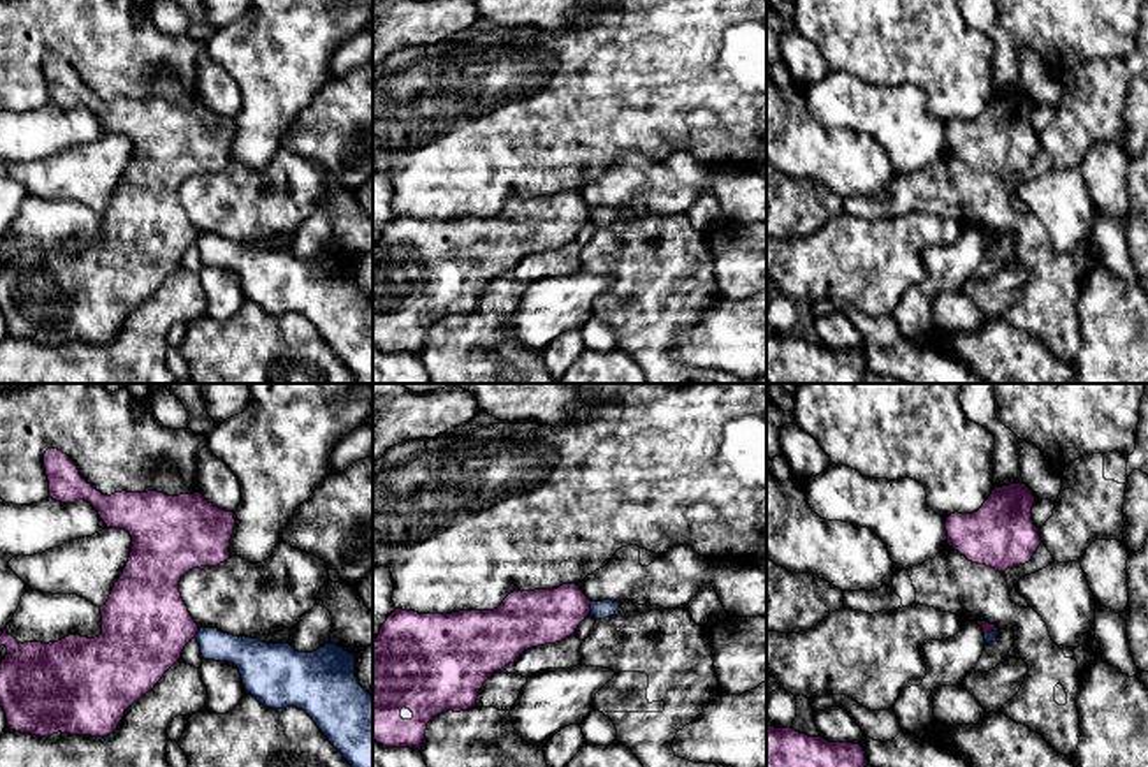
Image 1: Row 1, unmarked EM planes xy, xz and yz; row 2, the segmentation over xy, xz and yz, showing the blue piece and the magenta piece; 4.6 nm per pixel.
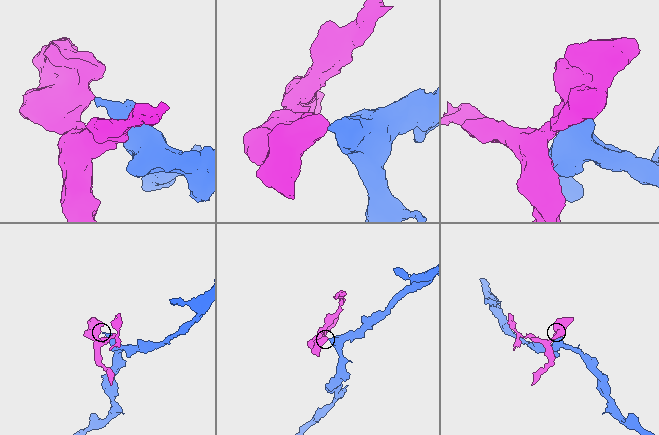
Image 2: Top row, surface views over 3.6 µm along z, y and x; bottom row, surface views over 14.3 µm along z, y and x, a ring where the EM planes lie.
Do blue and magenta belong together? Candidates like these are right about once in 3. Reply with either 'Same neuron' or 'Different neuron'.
Different neuron

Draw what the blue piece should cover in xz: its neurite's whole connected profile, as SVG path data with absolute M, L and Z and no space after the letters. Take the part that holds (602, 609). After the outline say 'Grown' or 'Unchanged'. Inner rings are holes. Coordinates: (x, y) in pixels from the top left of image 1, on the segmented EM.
M601 600L591 603L591 616L594 616L596 619L617 616L621 610L622 610L621 603L612 600Z. Unchanged

